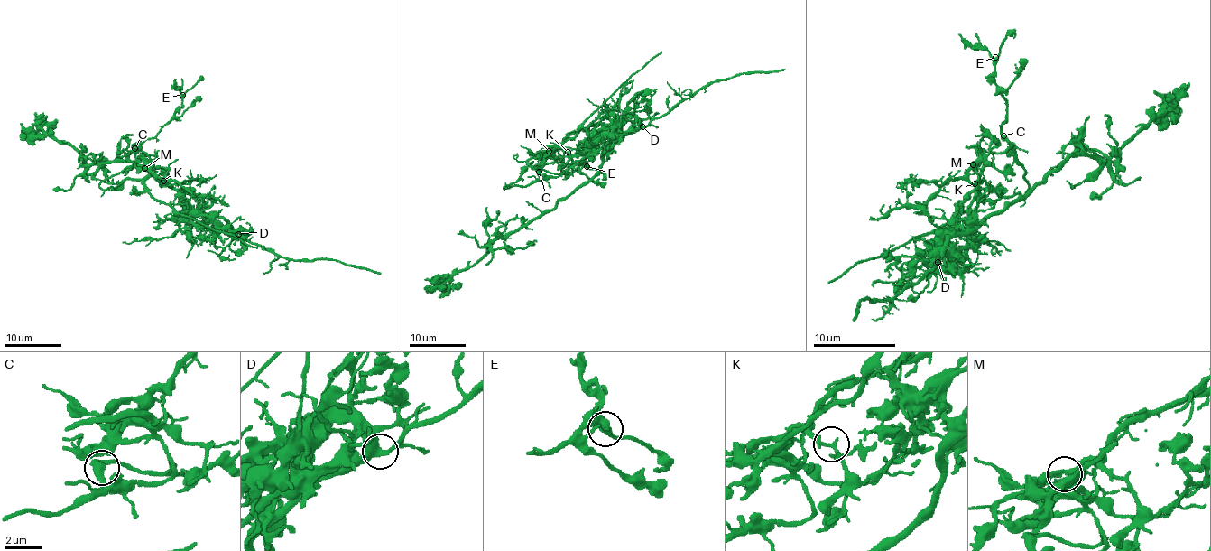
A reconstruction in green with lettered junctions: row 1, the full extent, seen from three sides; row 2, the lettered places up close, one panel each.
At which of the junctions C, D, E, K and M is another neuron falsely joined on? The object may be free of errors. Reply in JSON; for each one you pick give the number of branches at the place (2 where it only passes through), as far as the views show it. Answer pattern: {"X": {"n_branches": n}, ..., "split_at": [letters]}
{"K": {"n_branches": 3}, "split_at": ["K"]}

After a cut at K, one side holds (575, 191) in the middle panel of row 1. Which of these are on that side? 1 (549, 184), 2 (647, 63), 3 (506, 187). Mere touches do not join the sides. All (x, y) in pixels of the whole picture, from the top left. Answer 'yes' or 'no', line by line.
1: no
2: no
3: no

